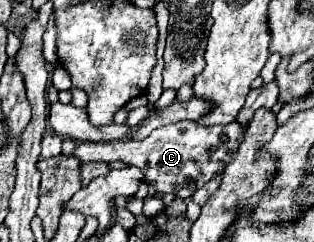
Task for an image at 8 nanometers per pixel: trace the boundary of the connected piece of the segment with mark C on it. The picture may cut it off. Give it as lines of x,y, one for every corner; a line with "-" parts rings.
176,122
170,126
156,128
142,142
120,140
120,142
82,142
74,148
72,156
80,162
106,162
112,164
116,160
138,166
146,170
146,182
160,192
170,192
176,198
190,198
198,188
202,188
210,178
222,174
222,170
234,158
240,142
242,142
242,126
238,122
230,122
226,126
200,126
198,122

